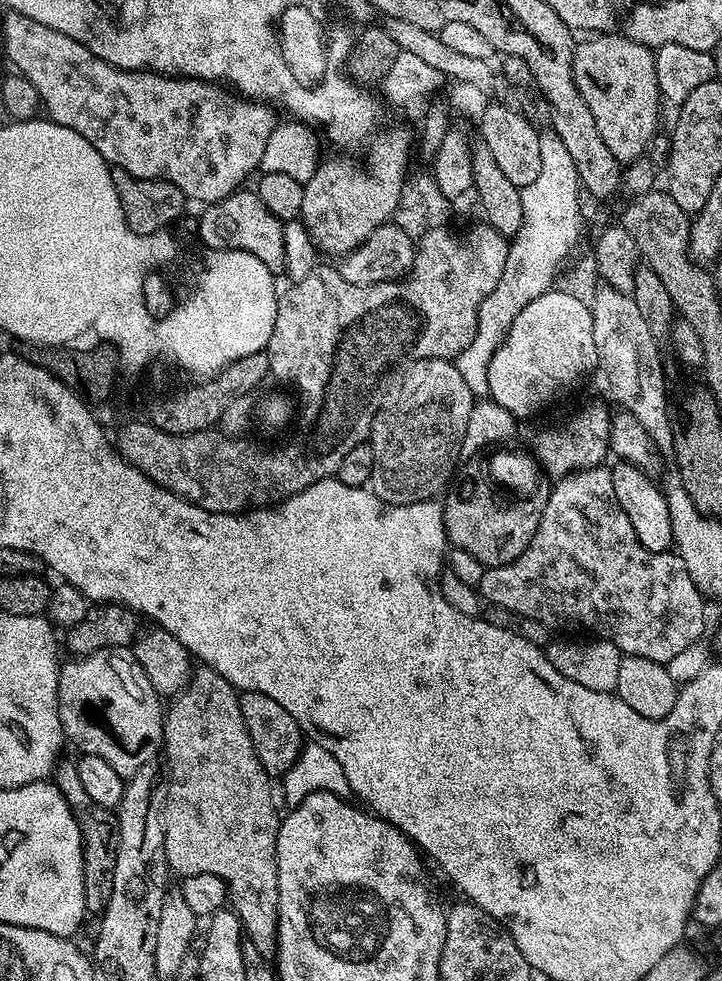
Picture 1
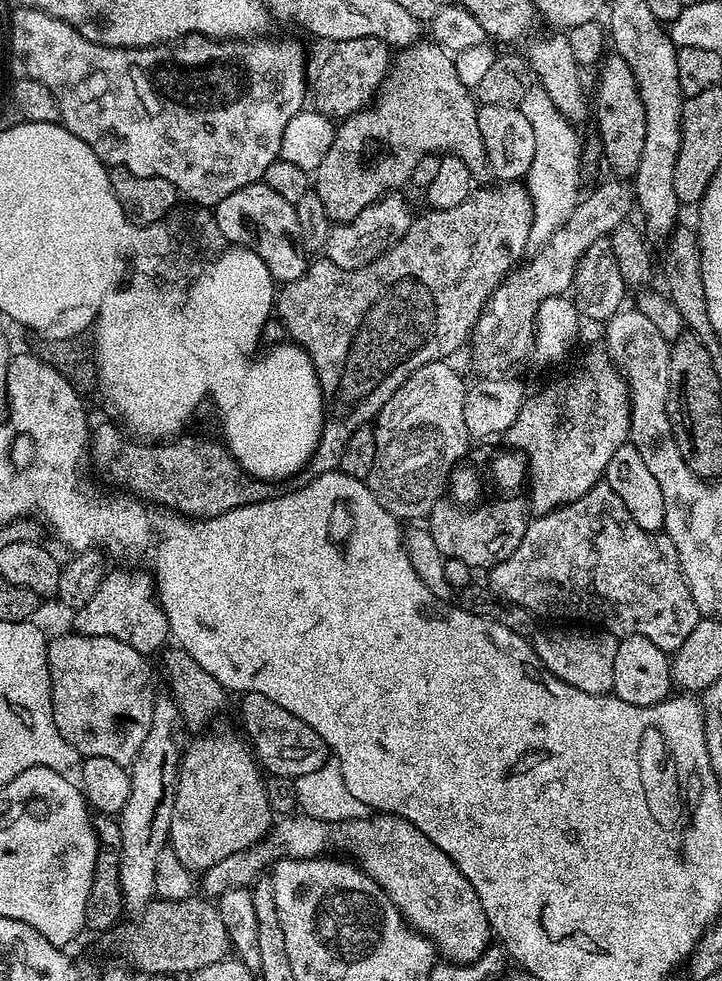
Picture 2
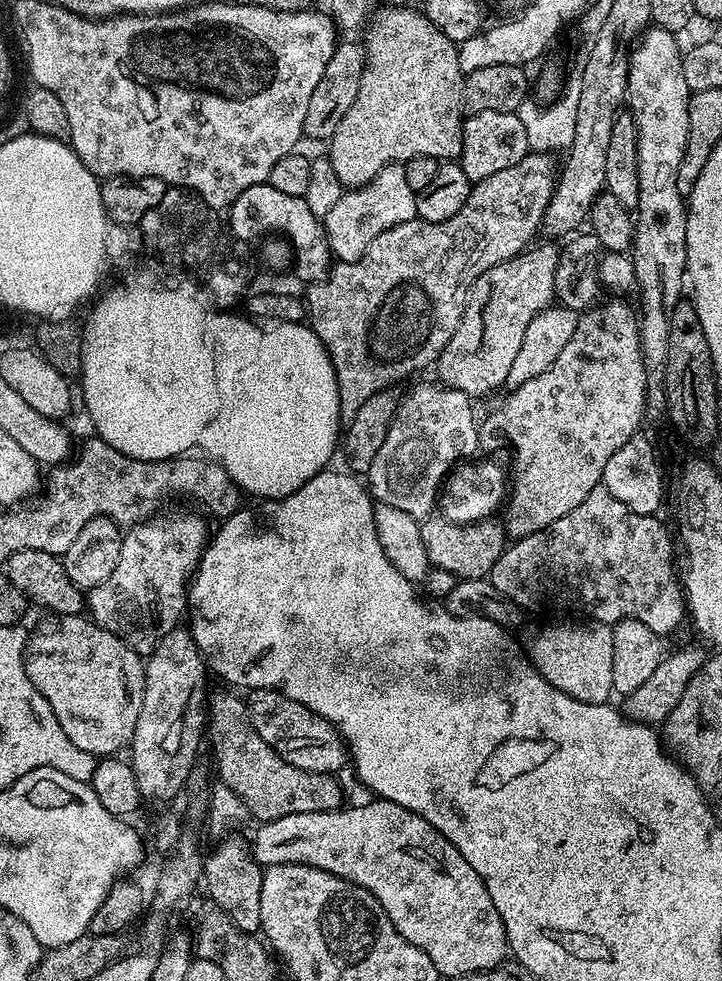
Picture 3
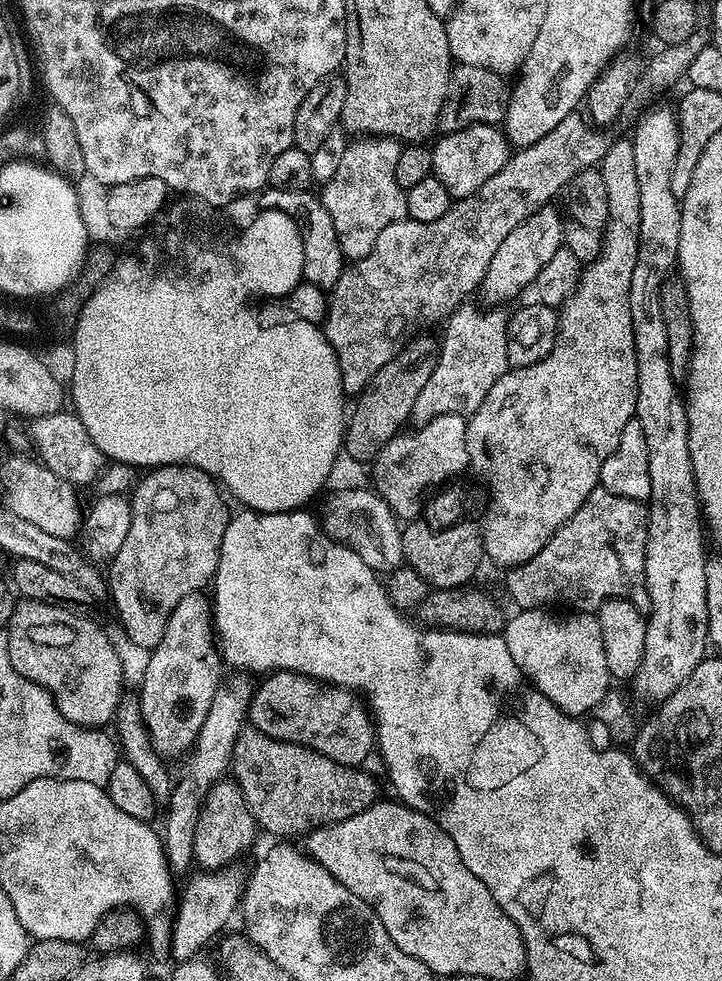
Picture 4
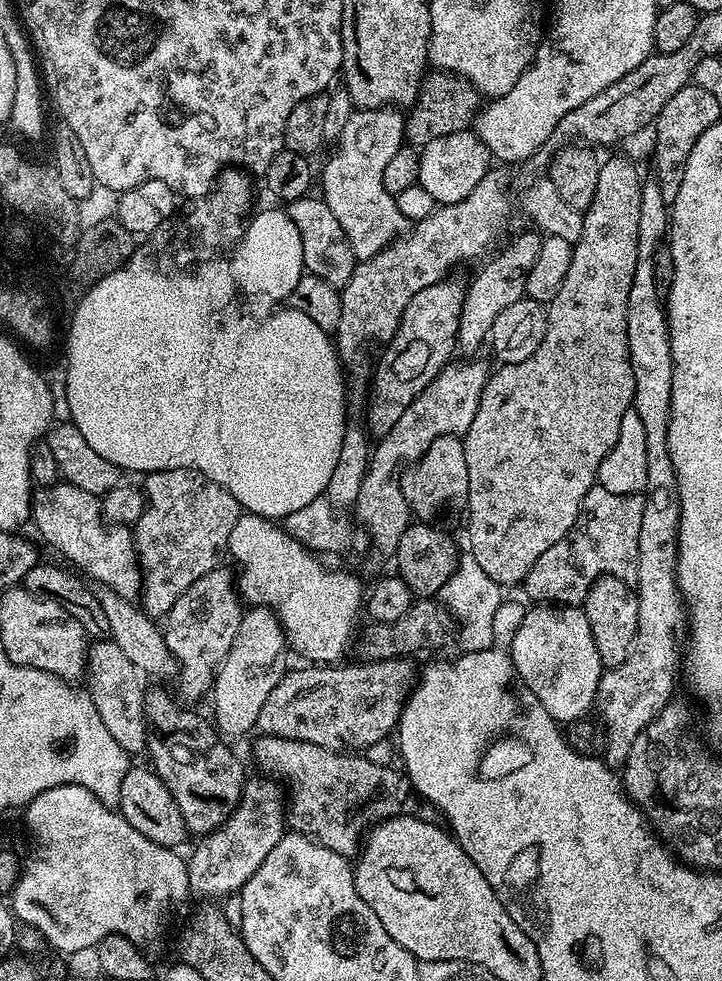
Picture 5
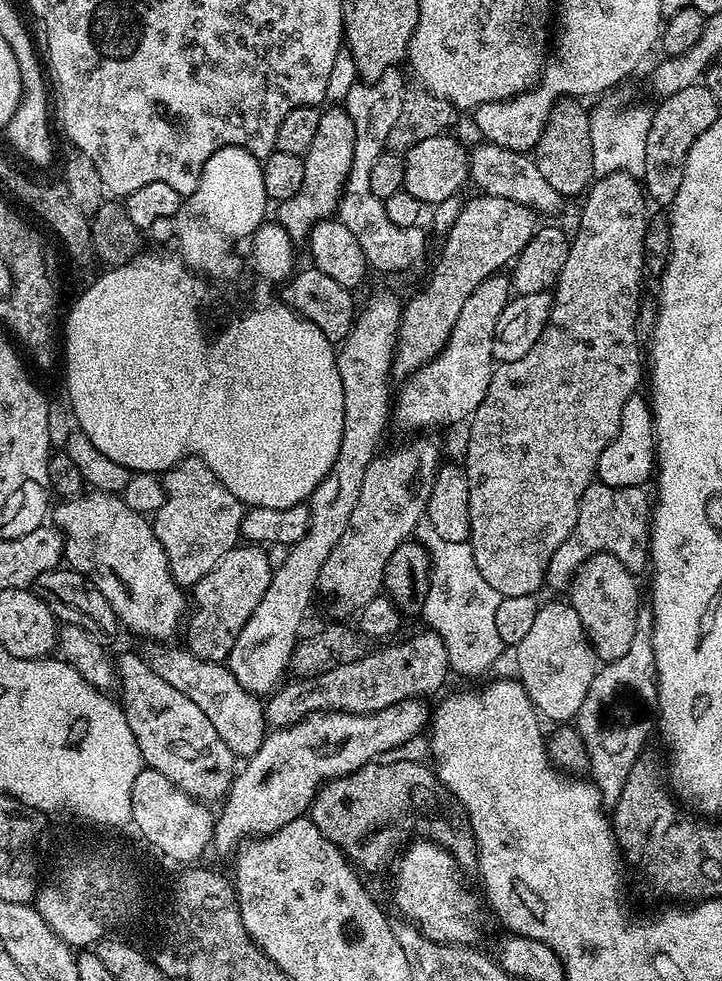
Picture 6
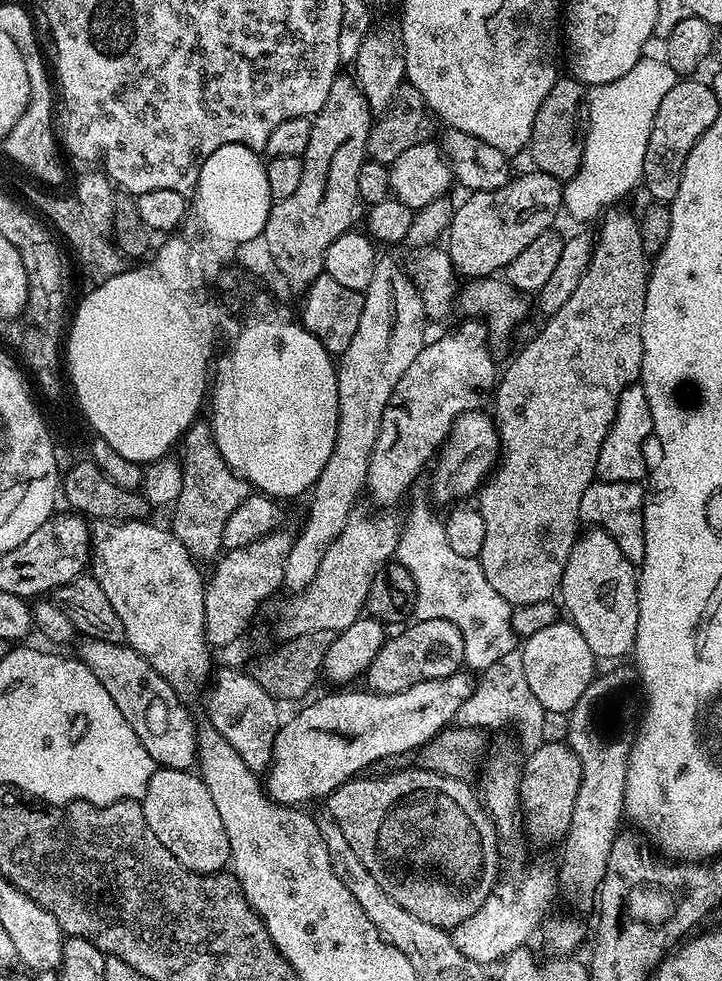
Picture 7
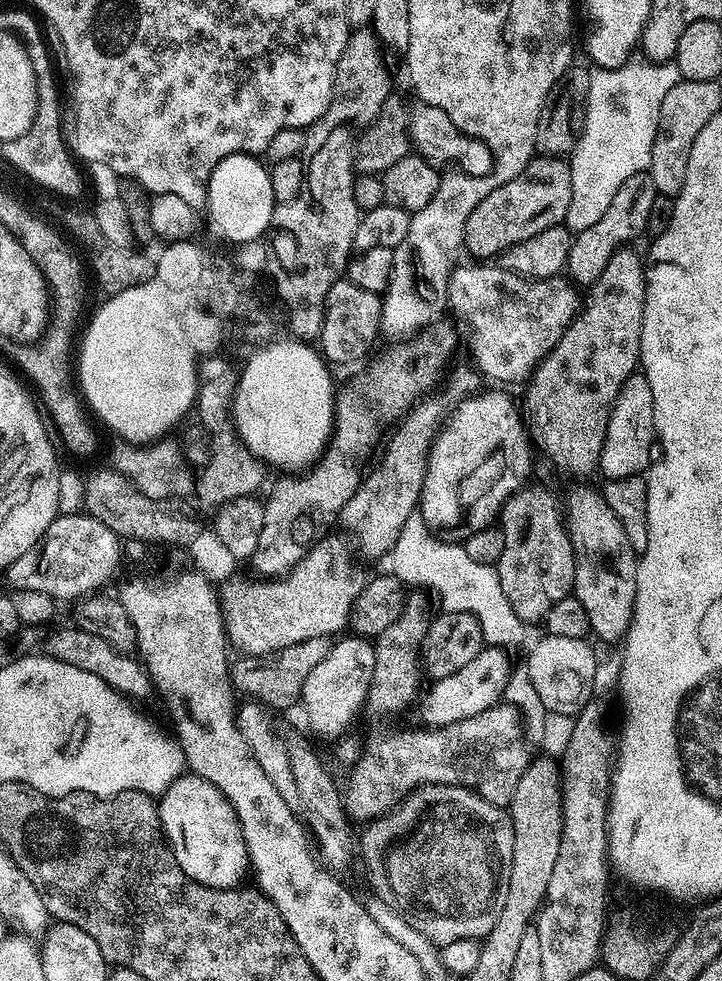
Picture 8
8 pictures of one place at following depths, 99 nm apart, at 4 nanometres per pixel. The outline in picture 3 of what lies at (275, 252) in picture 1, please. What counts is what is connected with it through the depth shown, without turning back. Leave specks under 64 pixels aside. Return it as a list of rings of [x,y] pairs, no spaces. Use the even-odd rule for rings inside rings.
[[[265,182],[258,186],[250,186],[250,190],[242,190],[242,194],[238,194],[238,198],[232,203],[232,207],[227,209],[226,216],[227,231],[240,240],[259,241],[271,234],[279,234],[287,240],[294,268],[296,264],[296,276],[304,280],[305,285],[314,284],[328,275],[334,257],[328,236],[324,233],[324,221],[314,214],[314,210],[310,210],[302,196],[282,194],[282,190],[274,190],[274,186]]]

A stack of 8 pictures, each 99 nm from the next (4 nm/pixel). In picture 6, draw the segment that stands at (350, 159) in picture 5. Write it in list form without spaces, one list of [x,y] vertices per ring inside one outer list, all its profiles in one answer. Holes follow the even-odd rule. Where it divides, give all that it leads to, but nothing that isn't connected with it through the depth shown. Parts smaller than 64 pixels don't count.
[[[399,67],[388,68],[382,78],[371,82],[358,82],[350,90],[346,101],[346,111],[354,122],[354,162],[344,184],[344,193],[340,199],[338,219],[340,223],[358,238],[358,246],[362,246],[362,254],[366,254],[369,269],[380,272],[404,272],[411,264],[416,264],[424,256],[428,248],[428,240],[424,237],[423,227],[403,228],[394,226],[390,218],[386,218],[384,201],[379,200],[370,190],[370,170],[374,162],[384,155],[390,130],[394,130],[394,122],[398,122],[398,113],[402,110],[402,98],[406,91],[404,76]]]

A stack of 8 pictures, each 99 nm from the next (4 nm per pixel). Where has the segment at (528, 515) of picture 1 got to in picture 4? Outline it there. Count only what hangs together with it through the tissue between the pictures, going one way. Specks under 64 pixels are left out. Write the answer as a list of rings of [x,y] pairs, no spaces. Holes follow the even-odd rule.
[[[423,518],[409,520],[401,534],[404,564],[413,568],[433,589],[463,588],[473,583],[480,563],[485,563],[484,538],[479,527],[461,522],[449,529],[431,529]]]

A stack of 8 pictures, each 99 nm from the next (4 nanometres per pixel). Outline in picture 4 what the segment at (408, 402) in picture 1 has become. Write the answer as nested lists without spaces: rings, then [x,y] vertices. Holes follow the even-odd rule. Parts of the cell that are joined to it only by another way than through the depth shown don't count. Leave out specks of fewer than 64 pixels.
[[[446,413],[442,414],[440,417],[435,417],[430,421],[426,421],[421,423],[419,426],[413,427],[413,432],[408,432],[409,430],[401,431],[399,436],[396,436],[392,439],[390,443],[388,443],[383,450],[381,450],[378,455],[376,455],[374,463],[371,465],[372,468],[372,476],[376,479],[376,484],[374,484],[375,491],[379,493],[380,497],[385,500],[386,503],[389,504],[390,510],[395,514],[396,517],[399,517],[401,521],[407,522],[409,520],[417,519],[423,513],[425,501],[426,501],[426,493],[424,491],[427,488],[435,489],[437,486],[443,485],[445,482],[443,480],[448,480],[451,476],[456,476],[459,474],[463,468],[467,469],[469,467],[468,463],[468,451],[466,450],[466,434],[468,433],[468,422],[467,419],[463,415],[458,413]]]

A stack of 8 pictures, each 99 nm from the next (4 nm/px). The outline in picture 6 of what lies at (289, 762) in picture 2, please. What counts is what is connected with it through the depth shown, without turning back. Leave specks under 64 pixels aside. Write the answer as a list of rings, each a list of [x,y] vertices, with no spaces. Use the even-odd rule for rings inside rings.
[[[425,631],[361,660],[337,663],[320,676],[296,678],[291,681],[293,684],[277,687],[266,700],[267,723],[278,729],[297,724],[315,712],[380,712],[404,700],[424,698],[427,692],[438,691],[450,675],[447,648],[439,633]]]

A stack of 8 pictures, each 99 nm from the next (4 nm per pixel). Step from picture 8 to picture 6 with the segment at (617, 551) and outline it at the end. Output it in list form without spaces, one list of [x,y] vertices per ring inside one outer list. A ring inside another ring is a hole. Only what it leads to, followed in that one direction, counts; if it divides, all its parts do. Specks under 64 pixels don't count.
[[[594,552],[572,577],[570,603],[592,643],[597,661],[622,658],[622,654],[630,650],[630,642],[634,642],[638,614],[642,607],[636,580],[633,572],[608,552]]]

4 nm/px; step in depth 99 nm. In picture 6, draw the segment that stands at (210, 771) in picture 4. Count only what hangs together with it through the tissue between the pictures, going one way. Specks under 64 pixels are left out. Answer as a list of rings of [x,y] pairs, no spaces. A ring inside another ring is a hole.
[[[336,460],[334,466],[330,466],[320,485],[313,490],[310,497],[309,528],[305,536],[285,551],[288,553],[284,561],[272,573],[271,586],[240,631],[238,642],[234,642],[228,655],[227,668],[246,691],[255,694],[271,693],[281,683],[280,675],[289,671],[292,651],[296,649],[301,635],[300,623],[308,612],[312,595],[318,592],[322,566],[326,558],[330,558],[338,538],[342,538],[350,522],[350,514],[354,514],[354,506],[358,506],[358,490],[362,490],[362,480],[356,480],[352,492],[342,488],[342,460]],[[338,520],[346,522],[340,524]]]

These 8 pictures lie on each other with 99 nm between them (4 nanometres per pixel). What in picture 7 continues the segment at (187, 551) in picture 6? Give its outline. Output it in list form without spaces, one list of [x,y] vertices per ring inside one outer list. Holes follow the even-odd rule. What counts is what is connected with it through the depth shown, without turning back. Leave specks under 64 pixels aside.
[[[196,476],[192,484],[196,492],[187,492],[184,488],[182,494],[178,494],[175,505],[171,509],[173,512],[170,531],[184,543],[189,555],[197,561],[208,559],[211,561],[221,555],[223,527],[239,504],[250,495],[250,485],[248,481],[243,480],[240,488],[232,488],[232,484],[224,488],[224,480],[220,480],[220,476],[204,476],[204,480]]]

